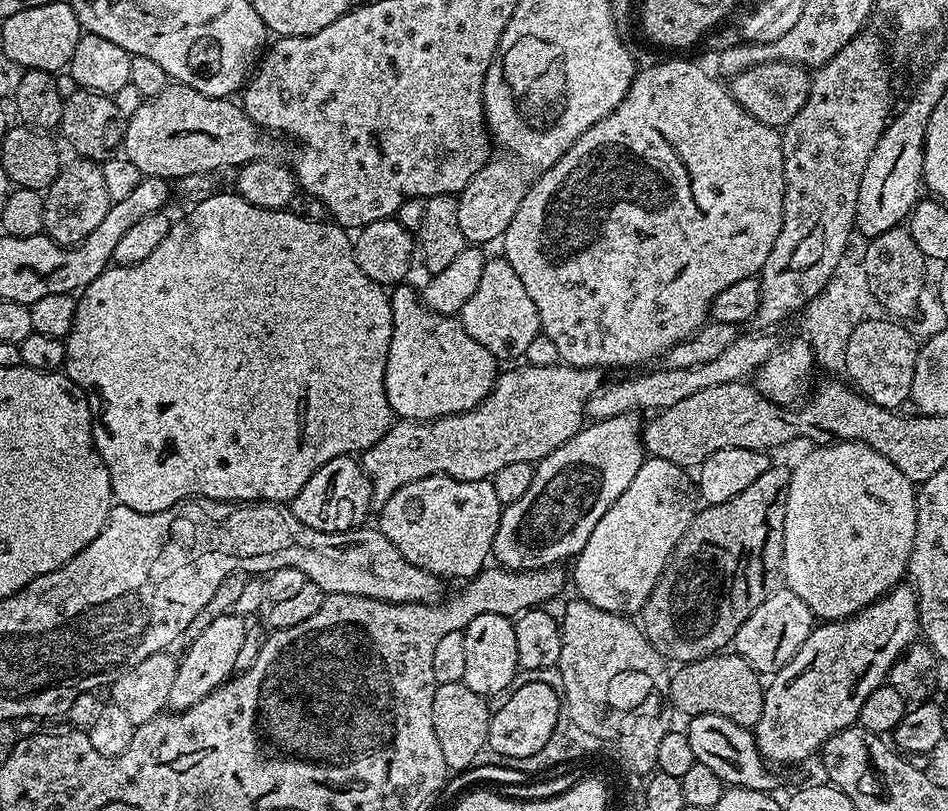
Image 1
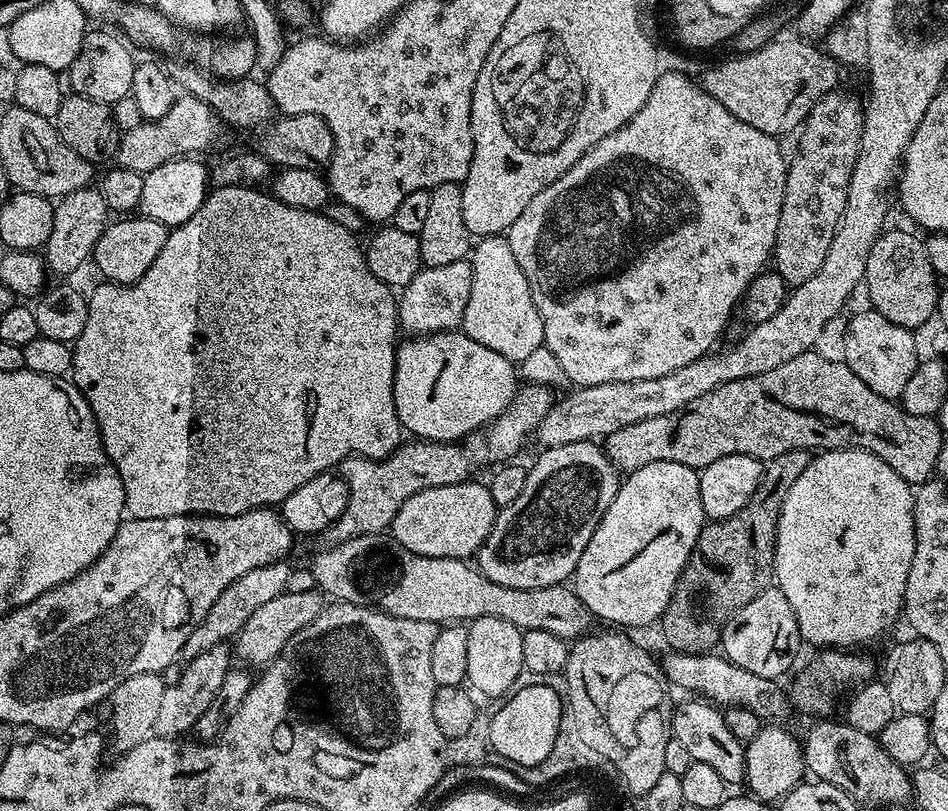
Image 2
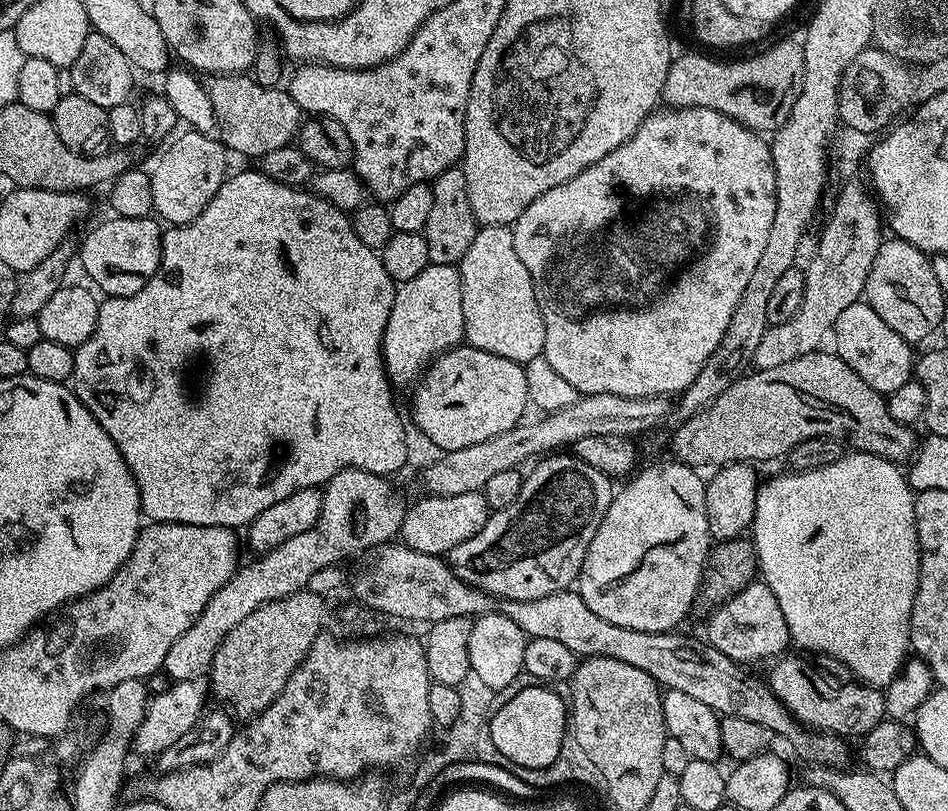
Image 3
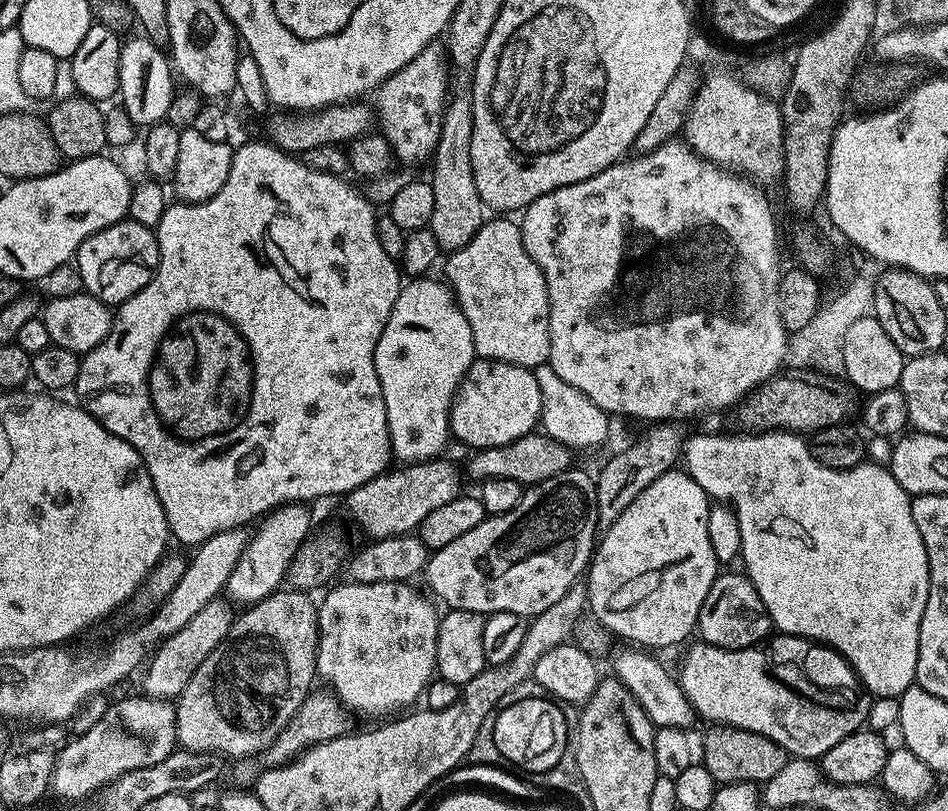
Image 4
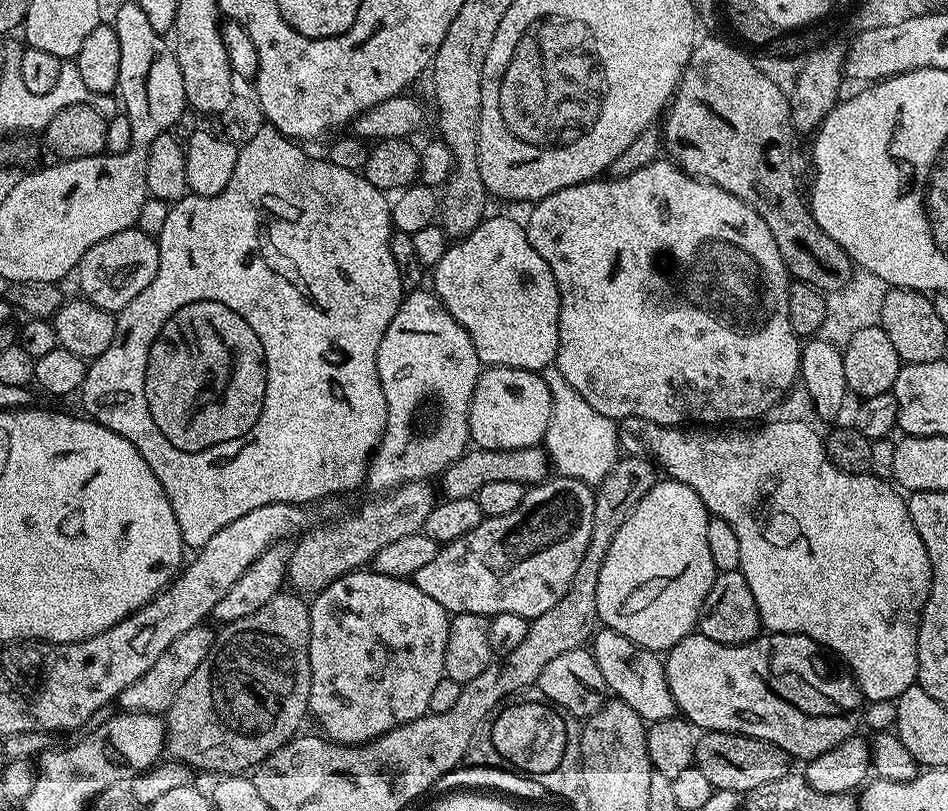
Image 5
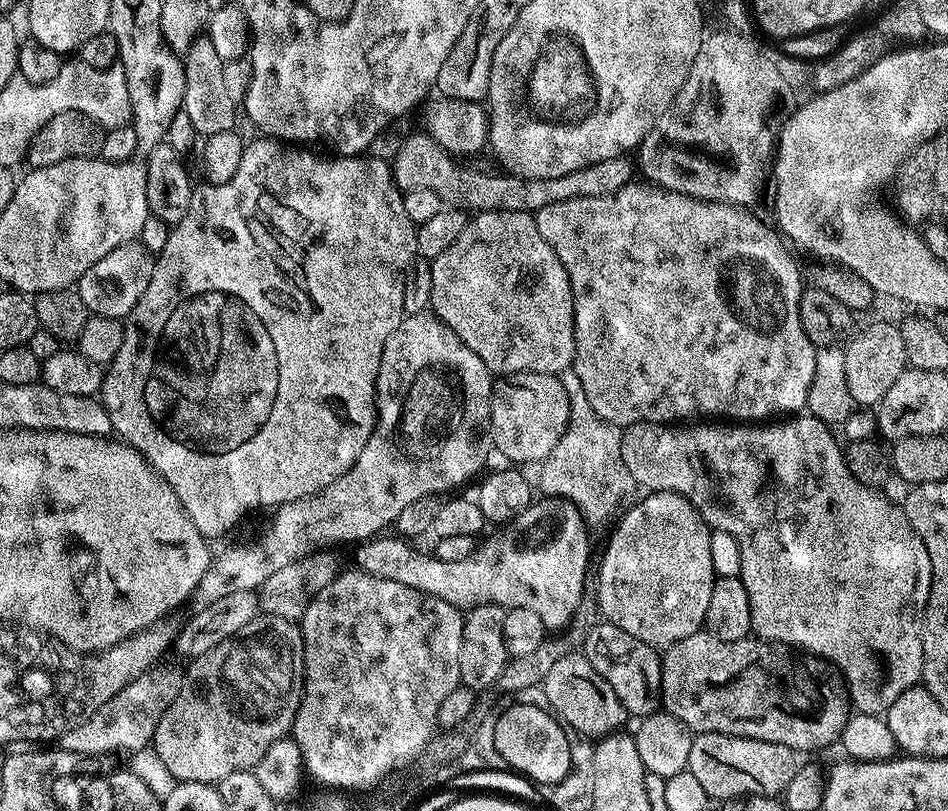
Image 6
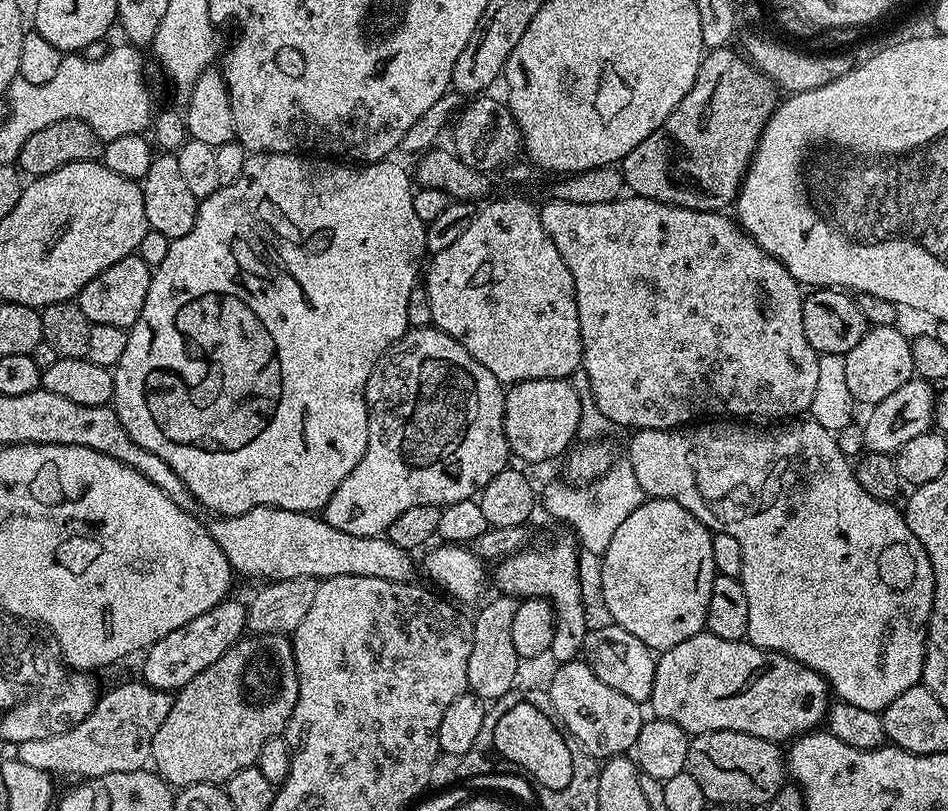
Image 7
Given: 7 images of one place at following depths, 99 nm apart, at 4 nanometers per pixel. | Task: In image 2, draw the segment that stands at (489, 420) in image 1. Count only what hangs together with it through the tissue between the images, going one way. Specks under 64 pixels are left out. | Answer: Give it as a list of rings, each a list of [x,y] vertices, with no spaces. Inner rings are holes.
[[[529,384],[517,387],[516,397],[506,410],[491,424],[472,432],[455,442],[425,442],[413,439],[413,444],[401,443],[395,452],[384,460],[371,460],[365,456],[347,456],[338,466],[339,475],[348,487],[346,510],[327,529],[329,541],[349,540],[351,536],[379,536],[387,533],[394,522],[394,514],[402,510],[406,498],[414,498],[418,490],[434,486],[462,484],[469,479],[468,472],[476,472],[487,464],[500,466],[511,461],[524,448],[527,440],[536,435],[538,426],[554,403],[553,389],[546,384]]]

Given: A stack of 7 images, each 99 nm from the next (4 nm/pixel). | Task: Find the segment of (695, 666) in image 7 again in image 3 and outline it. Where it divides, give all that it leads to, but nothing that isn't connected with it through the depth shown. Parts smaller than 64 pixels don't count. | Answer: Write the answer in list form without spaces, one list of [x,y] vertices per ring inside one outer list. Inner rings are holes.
[[[796,654],[800,656],[785,655],[771,665],[772,673],[766,676],[766,683],[772,693],[784,703],[789,714],[803,727],[817,732],[827,732],[833,736],[845,738],[863,738],[874,726],[885,719],[884,692],[879,688],[870,688],[867,684],[856,679],[845,664],[840,664],[830,656],[819,654]]]

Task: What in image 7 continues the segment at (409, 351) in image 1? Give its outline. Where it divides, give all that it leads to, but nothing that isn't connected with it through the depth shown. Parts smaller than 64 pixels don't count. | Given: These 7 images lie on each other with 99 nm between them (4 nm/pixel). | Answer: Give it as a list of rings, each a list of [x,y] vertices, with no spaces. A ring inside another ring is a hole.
[[[523,380],[511,385],[504,393],[504,433],[513,457],[521,456],[532,464],[543,460],[552,460],[555,456],[563,457],[573,447],[580,430],[582,406],[574,386],[567,380]]]

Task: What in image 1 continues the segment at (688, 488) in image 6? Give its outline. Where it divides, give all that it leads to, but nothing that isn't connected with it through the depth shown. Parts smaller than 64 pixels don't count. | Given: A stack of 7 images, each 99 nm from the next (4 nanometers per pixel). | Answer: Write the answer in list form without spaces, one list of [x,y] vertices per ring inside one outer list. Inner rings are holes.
[[[841,440],[825,444],[828,444],[825,448],[814,449],[809,456],[801,458],[800,465],[792,468],[790,494],[786,502],[786,522],[784,523],[784,584],[791,592],[798,594],[802,602],[806,602],[813,617],[820,622],[847,620],[855,612],[860,612],[866,606],[873,604],[875,600],[879,600],[881,596],[885,596],[887,592],[891,592],[905,579],[908,559],[916,537],[916,488],[906,478],[906,474],[902,474],[902,470],[898,470],[894,462],[882,458],[878,450],[865,444],[858,444],[855,440]]]

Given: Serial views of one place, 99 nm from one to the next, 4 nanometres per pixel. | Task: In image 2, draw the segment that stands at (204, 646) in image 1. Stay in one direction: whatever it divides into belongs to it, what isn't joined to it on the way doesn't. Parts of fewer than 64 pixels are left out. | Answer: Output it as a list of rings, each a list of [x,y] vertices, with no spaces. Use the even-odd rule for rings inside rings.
[[[222,643],[198,654],[198,658],[187,661],[183,665],[184,673],[167,685],[162,706],[158,709],[158,718],[154,722],[155,735],[180,738],[191,733],[199,716],[205,713],[208,706],[217,703],[219,696],[216,695],[224,688],[224,679],[228,676],[228,667],[232,660],[234,661],[234,656],[229,645]]]

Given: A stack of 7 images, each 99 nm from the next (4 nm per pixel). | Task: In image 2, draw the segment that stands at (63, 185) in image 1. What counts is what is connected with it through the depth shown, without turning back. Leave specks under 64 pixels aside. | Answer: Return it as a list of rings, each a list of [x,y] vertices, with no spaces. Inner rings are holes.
[[[89,186],[74,190],[55,201],[52,209],[54,226],[50,230],[50,238],[42,249],[44,262],[49,273],[57,272],[60,278],[68,278],[71,272],[76,272],[84,263],[92,260],[92,251],[102,238],[110,213],[106,206],[106,198],[102,198],[99,187]]]

